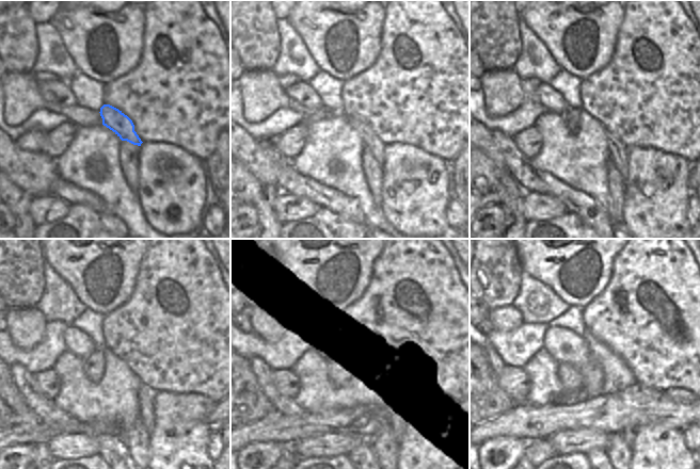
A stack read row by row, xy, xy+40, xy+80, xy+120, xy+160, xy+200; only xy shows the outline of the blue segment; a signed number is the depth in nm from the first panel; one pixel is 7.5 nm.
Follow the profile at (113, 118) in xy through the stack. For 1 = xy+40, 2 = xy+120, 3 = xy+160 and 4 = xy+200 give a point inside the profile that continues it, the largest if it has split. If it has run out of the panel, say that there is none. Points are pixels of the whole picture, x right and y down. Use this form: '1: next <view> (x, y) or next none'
1: next xy+40 (369, 138)
2: next xy+120 (146, 393)
3: next xy+160 (393, 424)
4: next xy+200 (629, 436)

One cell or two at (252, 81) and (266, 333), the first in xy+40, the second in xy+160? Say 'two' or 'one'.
one

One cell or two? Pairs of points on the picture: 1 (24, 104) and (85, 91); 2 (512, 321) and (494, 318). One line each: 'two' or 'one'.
1: two
2: one

